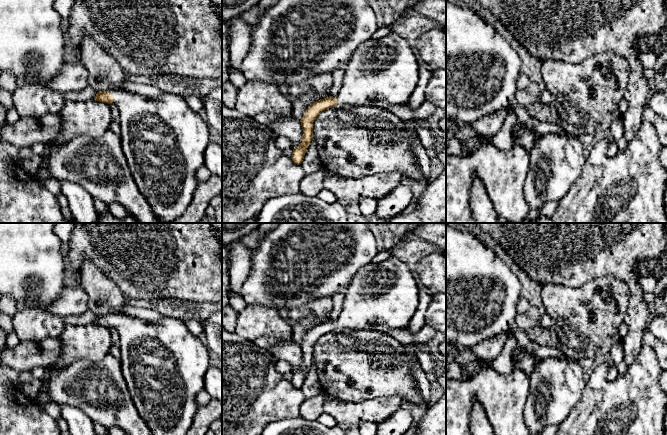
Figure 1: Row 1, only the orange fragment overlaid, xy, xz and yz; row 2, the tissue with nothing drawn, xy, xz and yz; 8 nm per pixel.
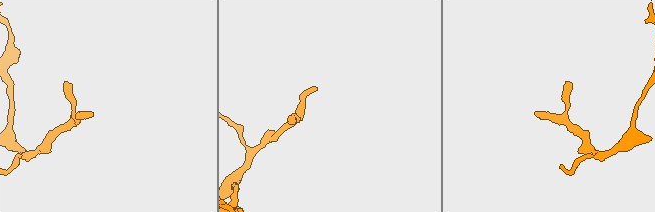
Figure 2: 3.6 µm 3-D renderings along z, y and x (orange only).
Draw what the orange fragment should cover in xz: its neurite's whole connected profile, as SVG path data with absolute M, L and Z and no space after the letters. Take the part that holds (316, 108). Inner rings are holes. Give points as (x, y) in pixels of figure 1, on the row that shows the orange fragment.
M391 32L377 41L362 43L352 54L345 66L341 90L338 97L332 96L312 103L300 120L303 136L302 142L293 149L292 161L300 165L308 146L313 138L313 122L323 111L336 106L338 103L352 106L379 107L390 111L393 105L407 105L418 83L419 64L409 43Z

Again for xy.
M176 87L169 88L157 98L147 98L125 89L117 90L114 95L99 91L94 100L117 106L120 114L121 146L137 189L162 223L172 223L191 203L197 188L196 172L204 165L210 129L201 113L193 111L187 105L184 92Z

